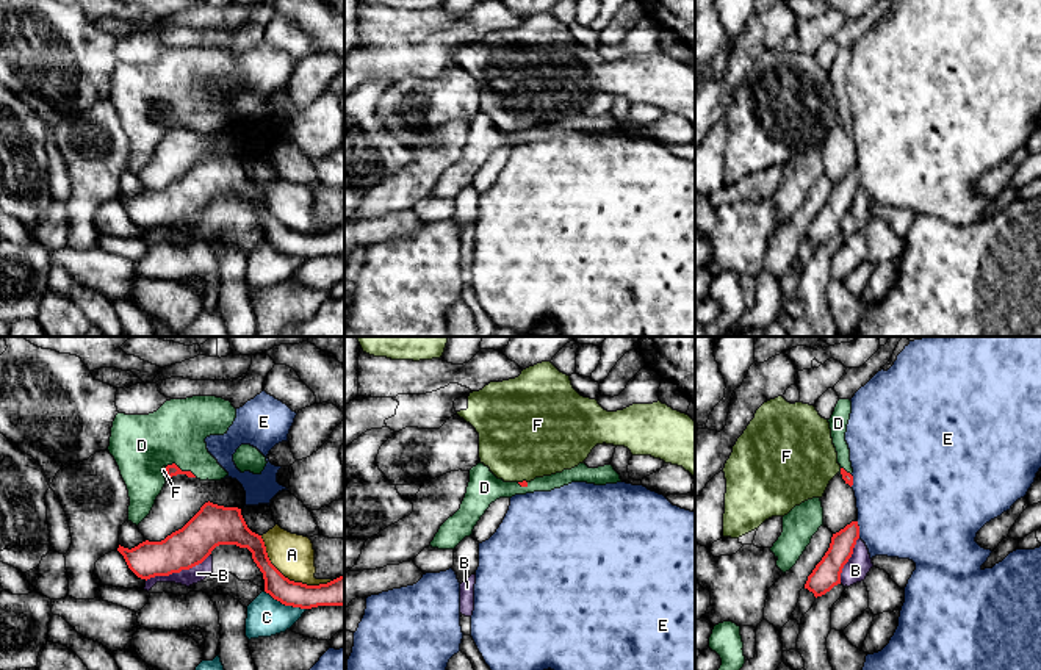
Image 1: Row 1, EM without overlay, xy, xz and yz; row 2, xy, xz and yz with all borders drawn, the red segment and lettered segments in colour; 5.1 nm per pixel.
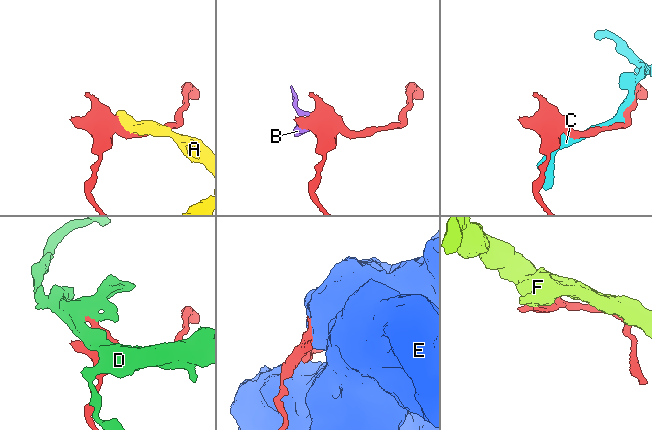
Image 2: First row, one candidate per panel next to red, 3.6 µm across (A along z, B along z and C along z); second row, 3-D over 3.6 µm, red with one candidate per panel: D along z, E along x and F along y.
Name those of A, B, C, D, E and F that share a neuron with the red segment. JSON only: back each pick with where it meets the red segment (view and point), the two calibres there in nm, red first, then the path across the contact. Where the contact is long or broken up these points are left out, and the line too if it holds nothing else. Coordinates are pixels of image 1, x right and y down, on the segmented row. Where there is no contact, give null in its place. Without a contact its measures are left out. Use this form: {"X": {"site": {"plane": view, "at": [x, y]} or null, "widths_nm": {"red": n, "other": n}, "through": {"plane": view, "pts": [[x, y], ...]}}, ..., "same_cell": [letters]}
{"D": {"site": {"plane": "xy", "at": [180, 470]}, "widths_nm": {"red": 60, "other": 320}, "through": {"plane": "xy", "pts": [[171, 470], [180, 470], [155, 445], [141, 445]]}}, "same_cell": ["D"]}

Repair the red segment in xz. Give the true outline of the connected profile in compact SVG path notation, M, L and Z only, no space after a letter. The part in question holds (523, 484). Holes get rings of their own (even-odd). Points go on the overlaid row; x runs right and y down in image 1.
M479 462L470 470L470 482L460 509L440 526L429 546L454 549L465 537L473 534L481 517L490 504L499 498L512 498L515 495L534 492L551 492L571 482L606 485L621 482L621 479L612 465L589 468L585 463L579 463L571 470L535 477L531 482L504 482L502 479L498 479L488 466Z

